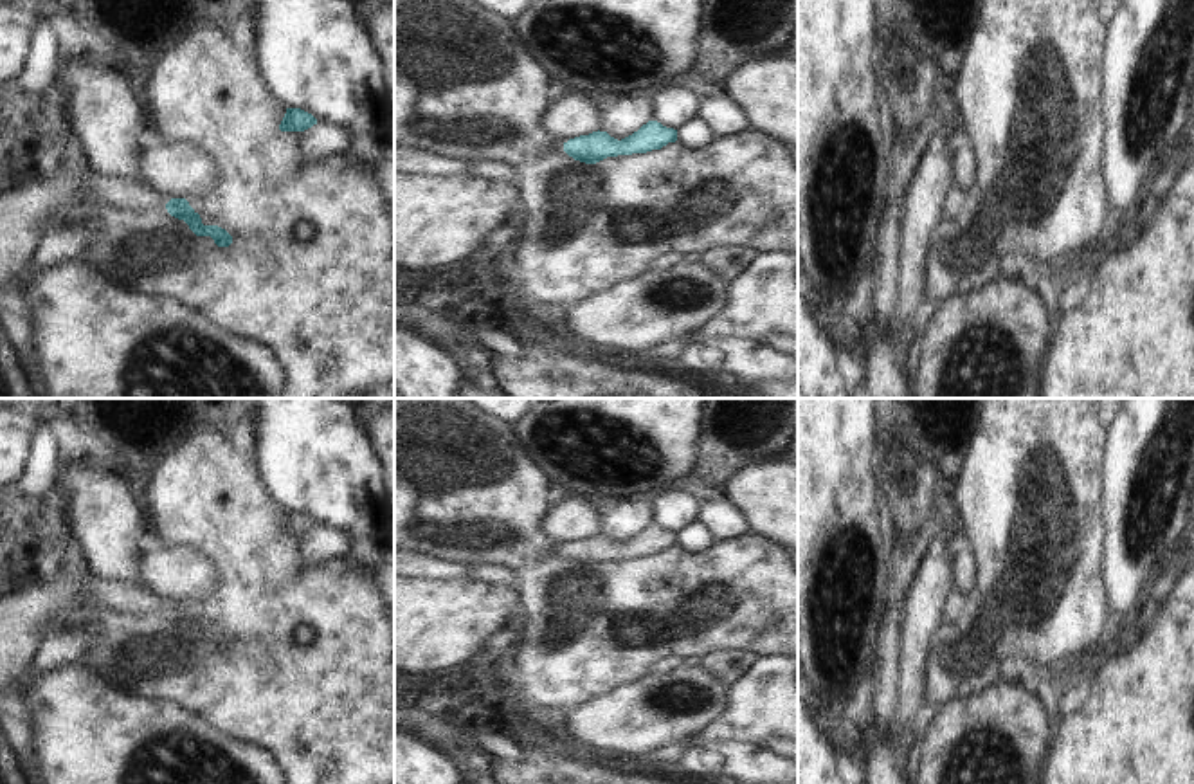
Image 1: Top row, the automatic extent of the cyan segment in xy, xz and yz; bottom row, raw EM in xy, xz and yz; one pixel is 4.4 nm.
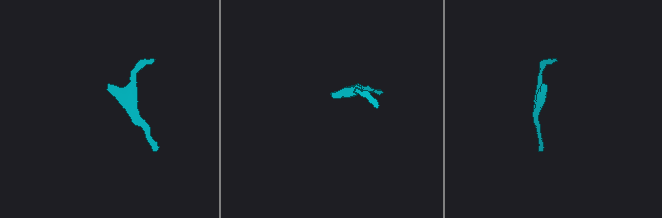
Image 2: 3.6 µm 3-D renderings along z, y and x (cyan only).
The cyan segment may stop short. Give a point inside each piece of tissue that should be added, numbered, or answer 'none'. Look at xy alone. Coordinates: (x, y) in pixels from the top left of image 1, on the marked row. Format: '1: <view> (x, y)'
none

